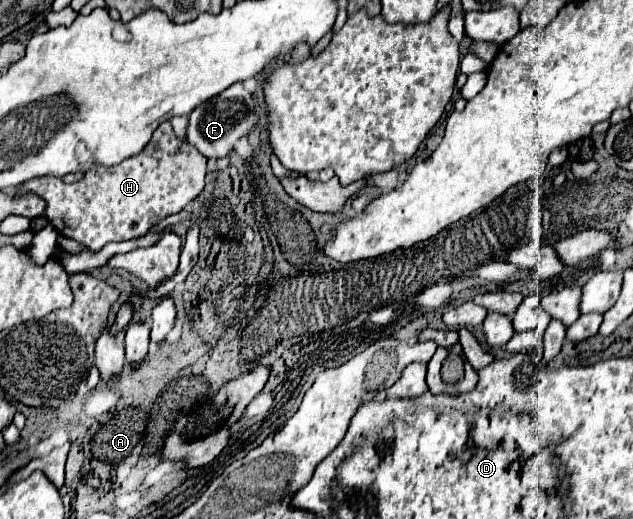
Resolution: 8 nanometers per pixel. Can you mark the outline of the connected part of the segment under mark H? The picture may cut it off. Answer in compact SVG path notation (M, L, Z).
M163 122L153 132L153 138L151 138L149 146L145 146L145 150L141 154L137 154L133 158L127 158L117 166L111 166L111 168L97 166L97 168L89 170L75 184L65 184L57 176L45 176L45 178L29 180L29 182L25 182L17 188L17 194L35 192L41 198L45 198L47 200L45 216L55 226L55 230L59 234L67 236L67 238L77 240L85 248L89 248L93 252L99 252L109 242L121 242L121 240L131 240L131 238L145 236L153 226L157 226L161 222L161 218L167 218L171 214L181 212L189 202L193 202L203 192L205 174L207 174L205 166L207 166L207 158L197 148L193 148L191 144L179 140L175 136L171 124Z

